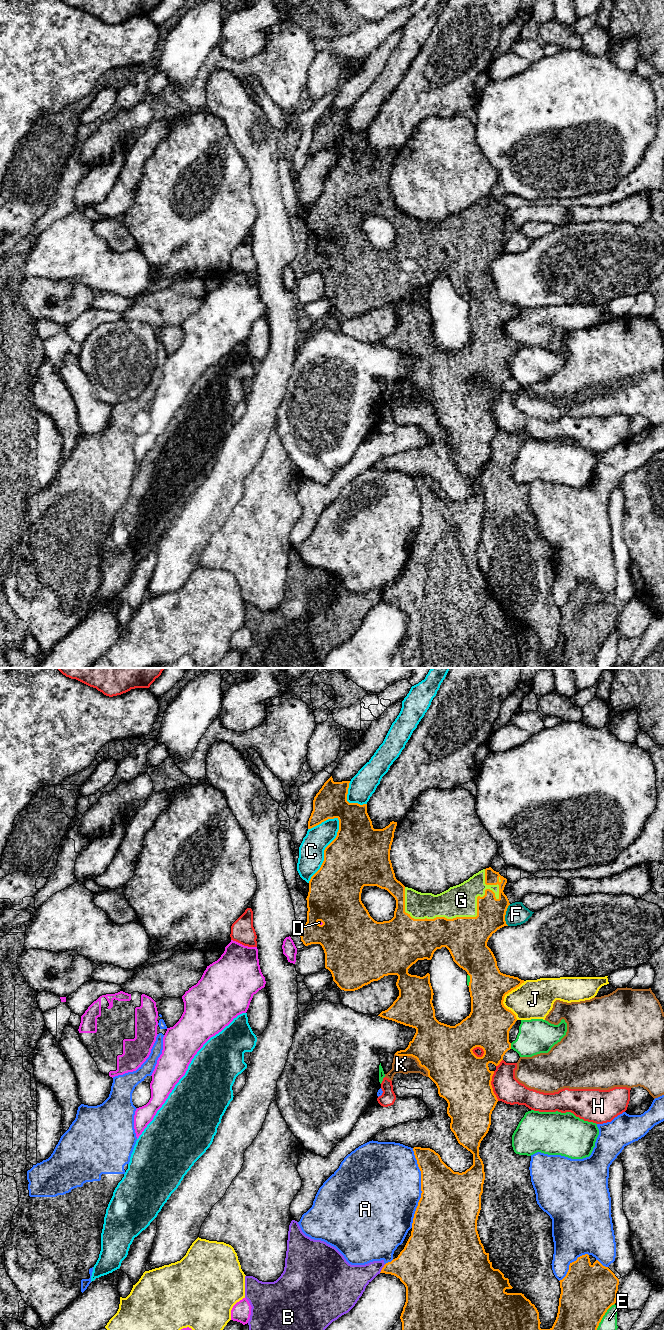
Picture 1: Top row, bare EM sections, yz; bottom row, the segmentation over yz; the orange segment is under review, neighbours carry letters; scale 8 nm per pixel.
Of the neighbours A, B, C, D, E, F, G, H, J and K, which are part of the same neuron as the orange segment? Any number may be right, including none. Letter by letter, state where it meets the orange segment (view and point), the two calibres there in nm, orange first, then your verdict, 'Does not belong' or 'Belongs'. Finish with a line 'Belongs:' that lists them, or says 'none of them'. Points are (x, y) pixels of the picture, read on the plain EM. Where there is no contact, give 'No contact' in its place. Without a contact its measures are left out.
A: Touches orange at yz (421, 516). Thickness 460 nm (orange) against 500 nm. Does not belong
B: Touches orange at yz (382, 596). Thickness 300 nm (orange) against 240 nm. Does not belong
C: Touches orange at yz (324, 178). Thickness 460 nm (orange) against 200 nm. Does not belong
D: Touches orange at yz (320, 248). Thickness 440 nm (orange) against 30 nm. Does not belong
E: Touches orange at yz (600, 649). Thickness 420 nm (orange) against 160 nm. Does not belong
F: Touches orange at yz (505, 242). Thickness 220 nm (orange) against 170 nm. Does not belong
G: Touches orange at yz (451, 247). Thickness 340 nm (orange) against 260 nm. Belongs
H: Touches orange at yz (491, 414). Thickness 440 nm (orange) against 220 nm. Does not belong
J: Touches orange at yz (503, 326). Thickness 360 nm (orange) against 320 nm. Does not belong
K: Touches orange at yz (414, 385). Thickness 420 nm (orange) against 140 nm. Does not belong
Belongs: G

